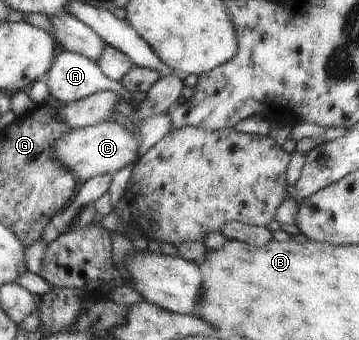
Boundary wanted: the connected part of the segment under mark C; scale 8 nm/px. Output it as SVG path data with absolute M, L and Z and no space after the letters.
M104 121L104 123L84 128L75 128L72 133L58 139L54 145L54 149L56 149L54 155L56 155L56 163L58 163L58 159L62 163L66 163L68 169L74 171L83 183L108 173L118 173L120 169L135 162L138 159L140 143L138 137L132 131L128 131L123 122Z

